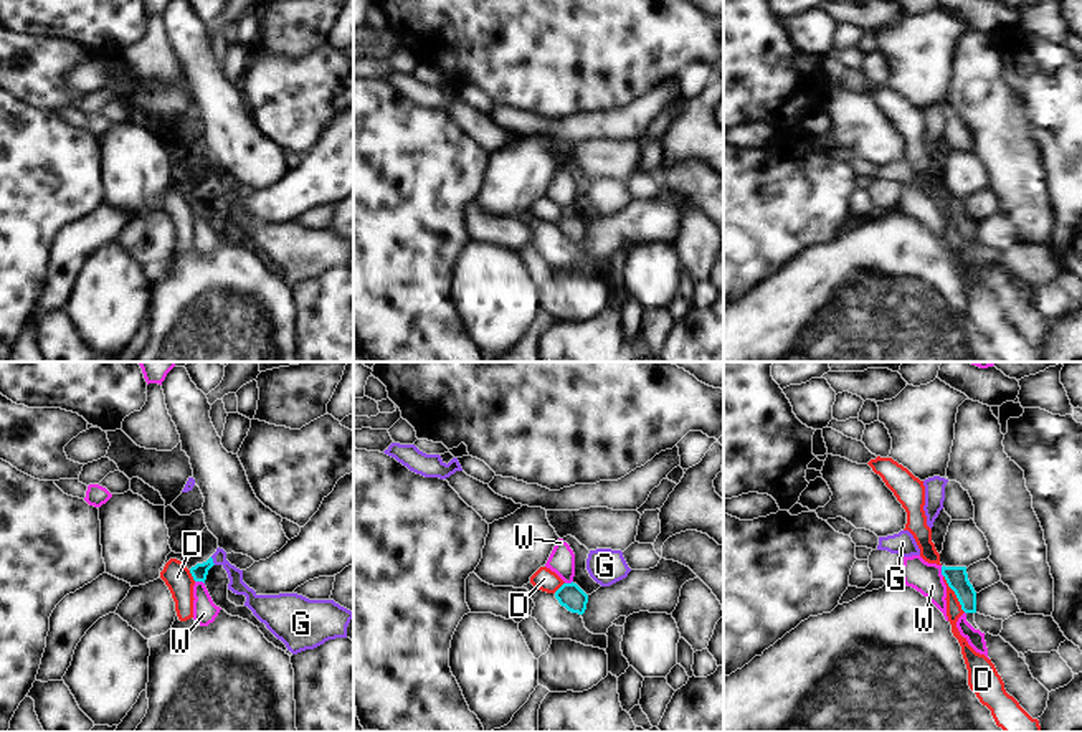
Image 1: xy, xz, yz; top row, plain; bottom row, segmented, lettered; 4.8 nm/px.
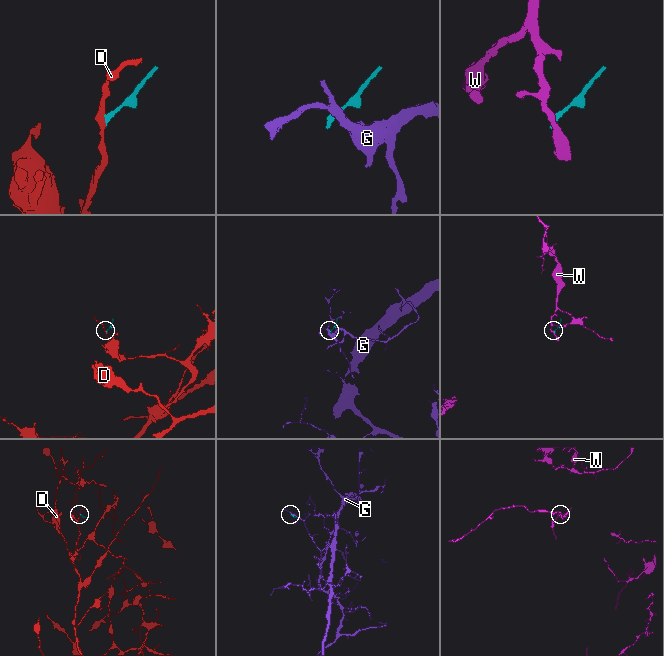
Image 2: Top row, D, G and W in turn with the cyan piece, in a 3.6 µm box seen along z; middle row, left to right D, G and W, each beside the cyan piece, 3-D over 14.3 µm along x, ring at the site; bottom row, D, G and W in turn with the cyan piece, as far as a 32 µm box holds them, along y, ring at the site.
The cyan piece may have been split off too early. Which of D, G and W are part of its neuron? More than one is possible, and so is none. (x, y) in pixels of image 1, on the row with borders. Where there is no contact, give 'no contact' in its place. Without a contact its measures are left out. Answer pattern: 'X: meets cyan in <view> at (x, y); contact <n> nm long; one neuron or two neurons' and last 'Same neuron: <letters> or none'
D: meets cyan in yz at (955, 594); contact 220 nm long; two neurons
G: meets cyan in xy at (212, 560); contact 50 nm long; two neurons
W: meets cyan in xy at (200, 580); contact 50 nm long; two neurons
Same neuron: none

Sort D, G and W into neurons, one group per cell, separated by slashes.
D / G / W

